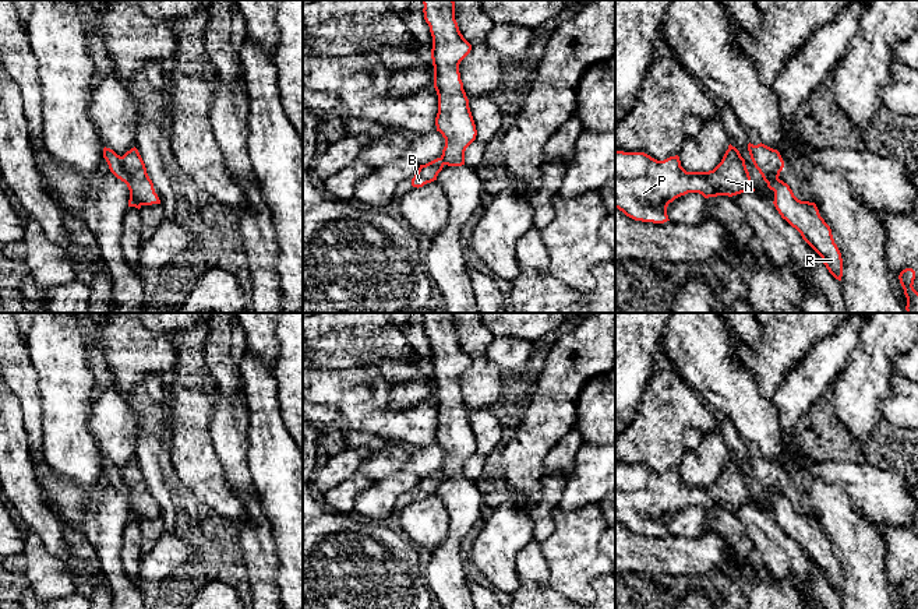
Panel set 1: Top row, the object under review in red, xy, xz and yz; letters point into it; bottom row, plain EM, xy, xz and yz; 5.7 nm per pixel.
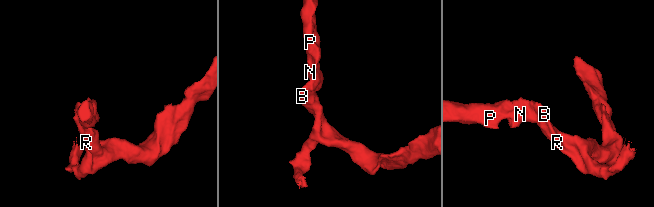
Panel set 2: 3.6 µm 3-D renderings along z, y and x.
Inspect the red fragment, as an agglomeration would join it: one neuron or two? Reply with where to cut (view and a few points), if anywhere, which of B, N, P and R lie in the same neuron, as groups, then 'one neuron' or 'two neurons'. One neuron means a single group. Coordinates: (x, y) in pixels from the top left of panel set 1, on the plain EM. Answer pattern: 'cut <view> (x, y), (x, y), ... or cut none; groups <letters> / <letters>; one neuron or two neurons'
cut xy (120, 470), (131, 507), (141, 517); groups B R / N P; two neurons

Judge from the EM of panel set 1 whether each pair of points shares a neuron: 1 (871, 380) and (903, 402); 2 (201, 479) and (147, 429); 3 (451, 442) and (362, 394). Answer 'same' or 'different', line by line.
1: different
2: different
3: different

